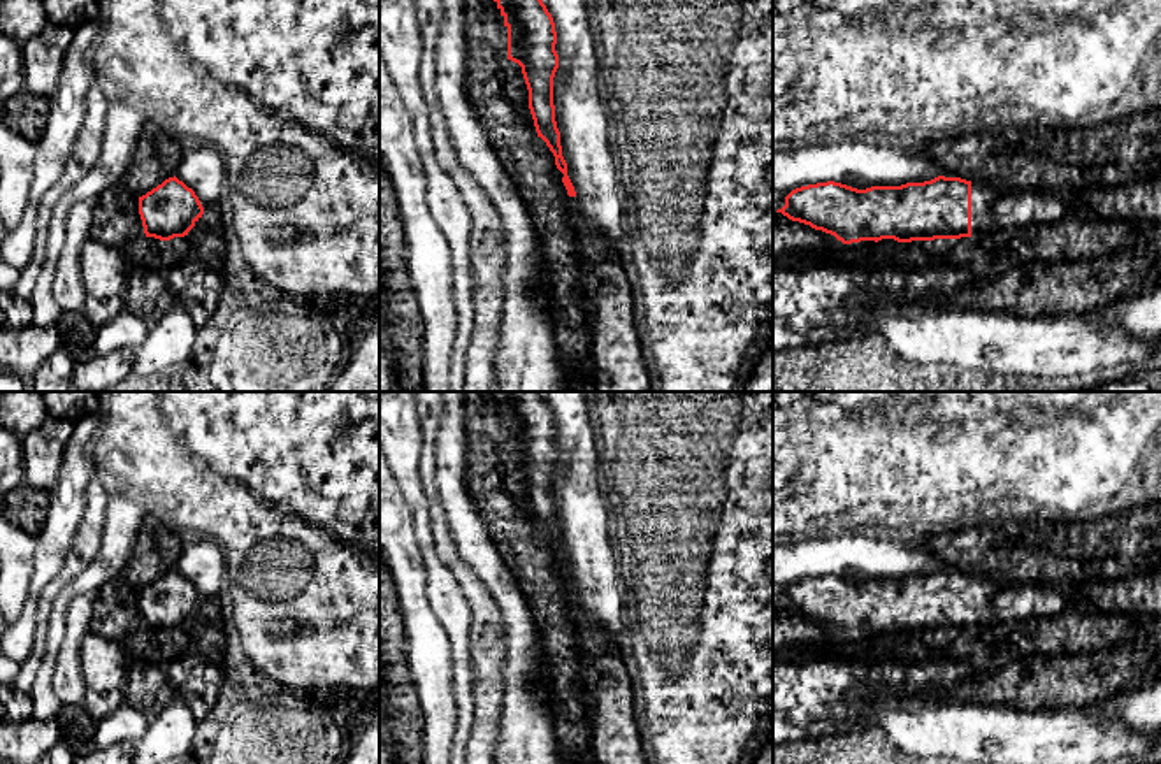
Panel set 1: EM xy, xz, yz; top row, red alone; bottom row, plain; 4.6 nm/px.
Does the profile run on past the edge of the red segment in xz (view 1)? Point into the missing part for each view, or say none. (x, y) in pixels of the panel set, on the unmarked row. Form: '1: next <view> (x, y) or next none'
1: next xz (603, 694)

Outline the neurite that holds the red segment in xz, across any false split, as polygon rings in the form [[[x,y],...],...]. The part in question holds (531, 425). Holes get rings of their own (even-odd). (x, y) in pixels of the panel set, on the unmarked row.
[[[494,392],[508,422],[508,453],[522,460],[537,530],[555,550],[574,609],[581,659],[574,669],[578,720],[590,764],[646,764],[631,681],[615,643],[602,643],[588,623],[567,569],[555,515],[557,425],[541,392]]]

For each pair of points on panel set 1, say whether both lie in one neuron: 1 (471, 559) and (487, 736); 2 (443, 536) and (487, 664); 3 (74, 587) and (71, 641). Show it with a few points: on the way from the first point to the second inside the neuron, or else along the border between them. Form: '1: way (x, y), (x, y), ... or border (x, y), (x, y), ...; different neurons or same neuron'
1: border (455, 548), (497, 606); different neurons
2: way (459, 568), (480, 599), (480, 624), (487, 633); same neuron
3: border (92, 596), (79, 594), (71, 599); different neurons

